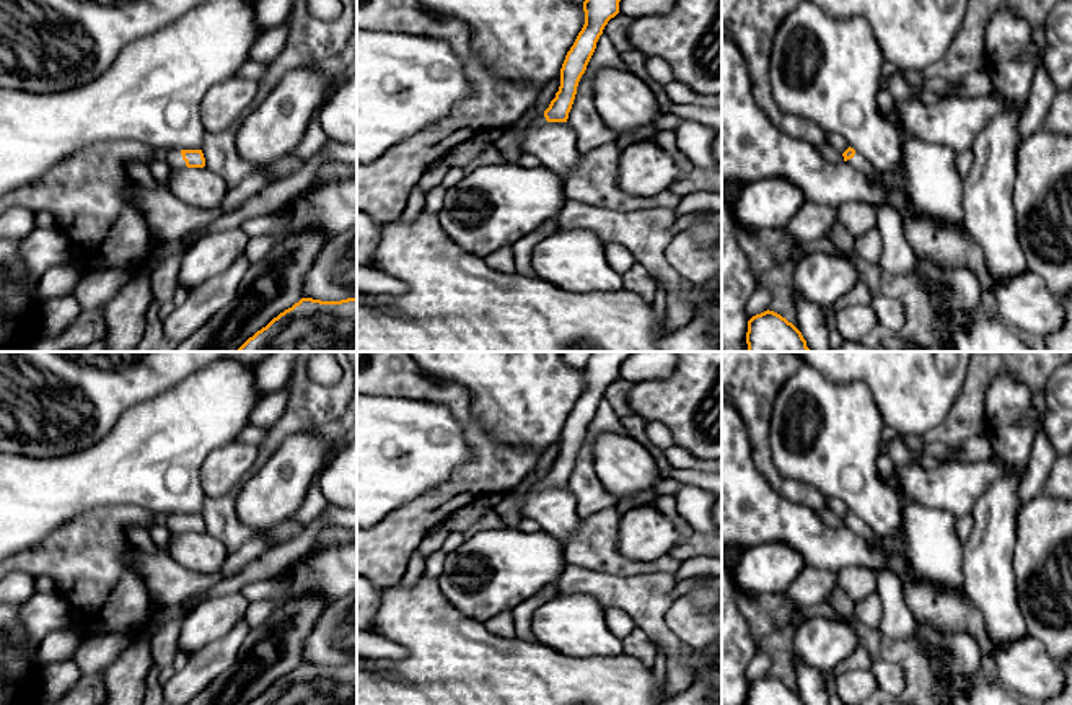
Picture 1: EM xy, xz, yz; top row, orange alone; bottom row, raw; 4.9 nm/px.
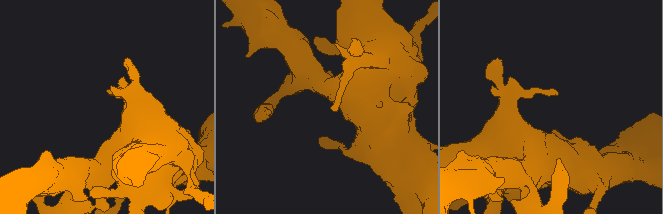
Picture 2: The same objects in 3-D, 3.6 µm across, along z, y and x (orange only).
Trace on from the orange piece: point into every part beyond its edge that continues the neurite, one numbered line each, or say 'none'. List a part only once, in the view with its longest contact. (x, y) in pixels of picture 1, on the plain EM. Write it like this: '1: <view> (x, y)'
1: xy (175, 523)

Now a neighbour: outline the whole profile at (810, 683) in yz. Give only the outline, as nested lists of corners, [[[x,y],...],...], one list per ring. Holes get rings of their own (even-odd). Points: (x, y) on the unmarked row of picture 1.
[[[792,655],[797,694],[805,705],[829,705],[824,674]]]

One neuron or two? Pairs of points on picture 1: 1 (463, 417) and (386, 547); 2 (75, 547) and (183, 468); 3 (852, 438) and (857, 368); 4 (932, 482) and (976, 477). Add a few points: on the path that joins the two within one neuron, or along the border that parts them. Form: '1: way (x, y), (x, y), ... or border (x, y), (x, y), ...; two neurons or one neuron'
1: way (478, 451), (478, 463), (421, 513); one neuron
2: border (93, 507), (142, 507), (153, 515); two neurons
3: border (820, 373), (834, 383), (862, 381), (880, 411); two neurons
4: way (944, 482), (965, 482); one neuron

